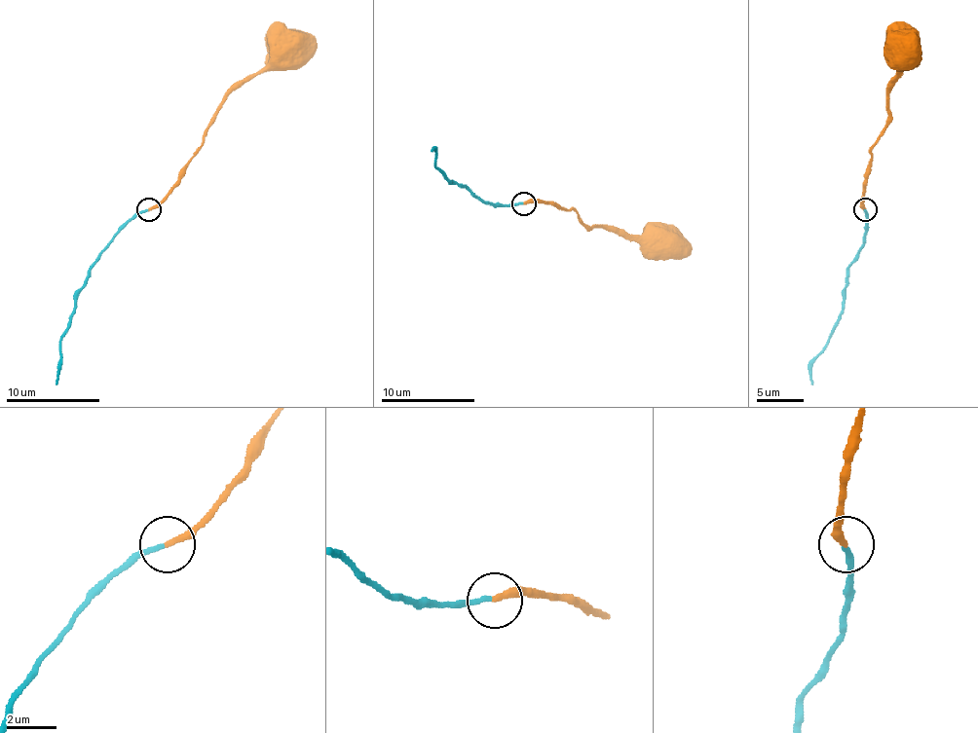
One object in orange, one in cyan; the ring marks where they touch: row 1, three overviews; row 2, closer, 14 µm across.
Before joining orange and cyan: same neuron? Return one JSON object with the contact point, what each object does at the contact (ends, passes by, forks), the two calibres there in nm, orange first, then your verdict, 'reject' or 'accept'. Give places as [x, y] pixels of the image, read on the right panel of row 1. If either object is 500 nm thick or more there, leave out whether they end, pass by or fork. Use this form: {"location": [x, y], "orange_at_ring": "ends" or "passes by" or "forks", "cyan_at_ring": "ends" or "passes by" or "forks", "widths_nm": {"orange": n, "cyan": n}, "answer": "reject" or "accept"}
{"location": [865, 209], "orange_at_ring": "ends", "cyan_at_ring": "ends", "widths_nm": {"orange": 280, "cyan": 200}, "answer": "accept"}

